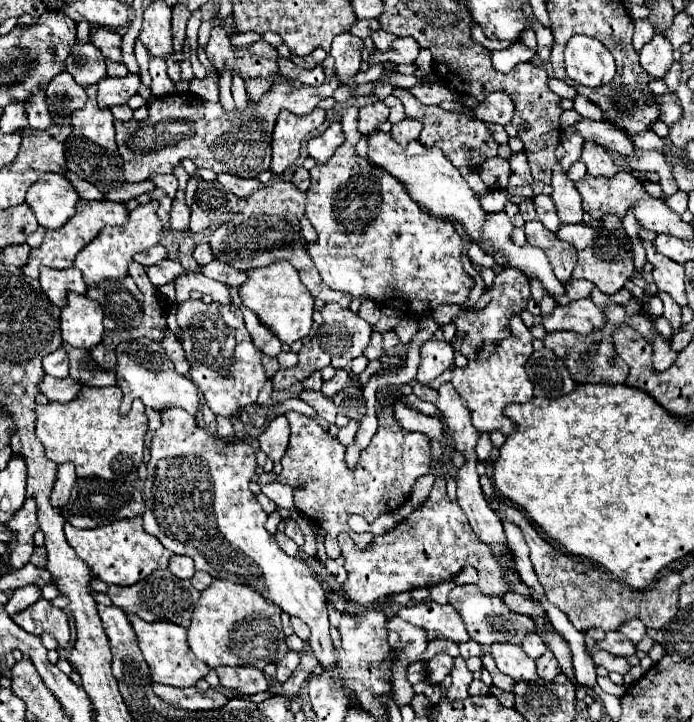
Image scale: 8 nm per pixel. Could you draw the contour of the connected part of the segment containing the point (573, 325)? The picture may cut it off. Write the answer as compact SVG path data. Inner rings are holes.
M592 299L572 301L568 305L556 305L552 315L542 317L542 325L548 333L574 331L580 335L594 333L606 325L604 311L592 303Z

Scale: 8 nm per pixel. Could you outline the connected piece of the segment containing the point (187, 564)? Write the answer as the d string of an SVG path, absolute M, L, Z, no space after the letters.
M172 555L170 567L168 567L178 579L190 579L194 575L194 563L190 557L180 557L180 555Z

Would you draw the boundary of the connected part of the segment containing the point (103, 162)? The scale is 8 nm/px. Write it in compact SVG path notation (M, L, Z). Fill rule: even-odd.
M88 85L86 93L88 93L88 103L86 107L82 107L80 111L72 113L72 133L66 139L66 167L76 173L78 177L94 183L102 193L106 193L104 189L108 187L108 191L112 189L120 189L122 187L122 167L120 167L120 155L114 143L114 119L108 107L98 107L96 103L96 85Z

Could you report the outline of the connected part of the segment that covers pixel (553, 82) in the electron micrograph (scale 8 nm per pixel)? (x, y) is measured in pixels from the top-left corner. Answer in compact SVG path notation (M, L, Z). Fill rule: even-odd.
M548 77L548 87L561 98L574 100L577 96L577 91L574 87L567 85L564 81L554 77Z

